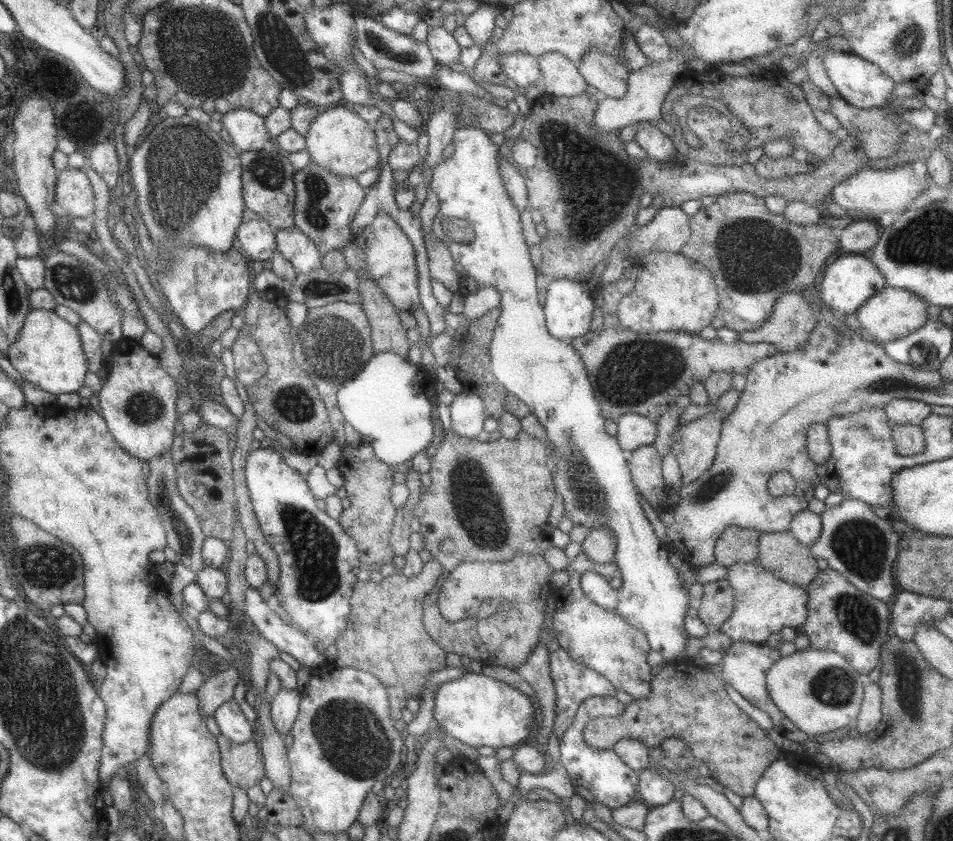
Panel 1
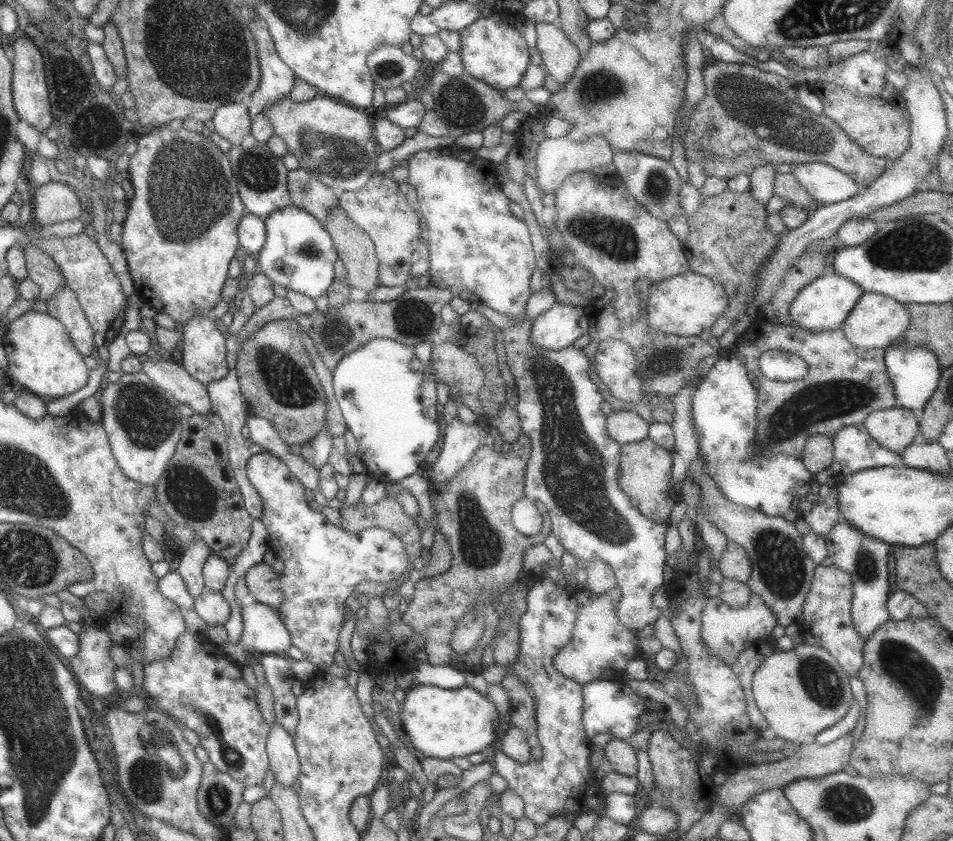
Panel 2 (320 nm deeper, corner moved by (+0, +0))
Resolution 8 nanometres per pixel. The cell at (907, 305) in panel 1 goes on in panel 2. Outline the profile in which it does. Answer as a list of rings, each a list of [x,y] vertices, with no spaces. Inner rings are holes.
[[[871,291],[863,293],[842,322],[839,328],[847,342],[852,346],[861,349],[881,348],[884,350],[892,344],[894,340],[899,340],[905,332],[909,315],[902,303],[887,298],[882,294],[872,293]]]

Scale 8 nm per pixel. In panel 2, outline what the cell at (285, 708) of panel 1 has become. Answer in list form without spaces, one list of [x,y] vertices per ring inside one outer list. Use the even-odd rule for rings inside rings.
[[[274,722],[268,730],[266,740],[268,768],[273,773],[275,782],[283,788],[291,786],[298,777],[300,762],[291,738],[278,722]]]

